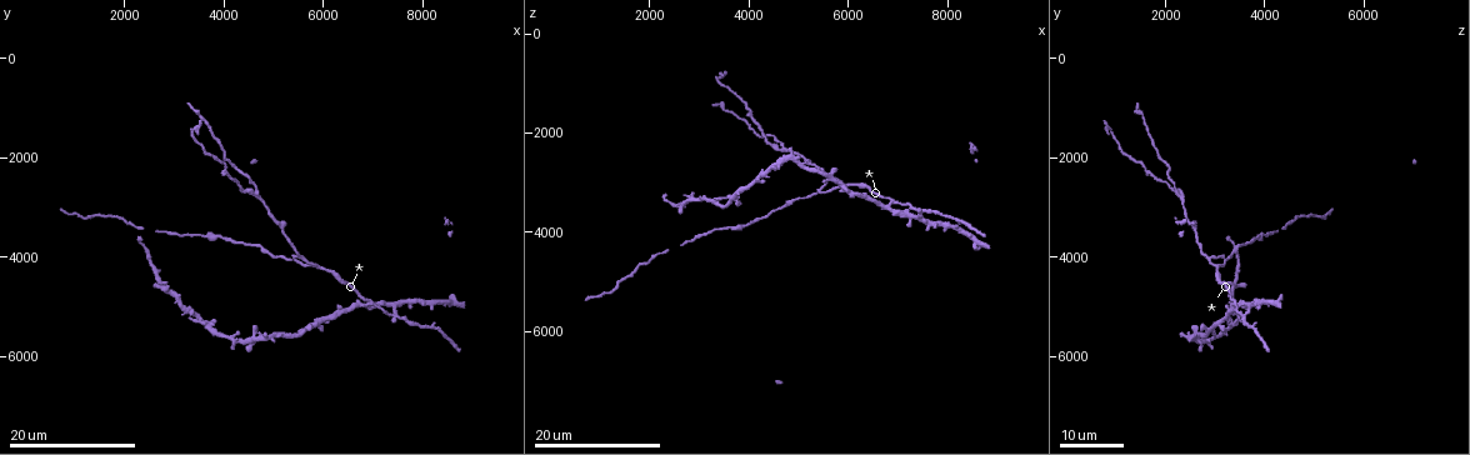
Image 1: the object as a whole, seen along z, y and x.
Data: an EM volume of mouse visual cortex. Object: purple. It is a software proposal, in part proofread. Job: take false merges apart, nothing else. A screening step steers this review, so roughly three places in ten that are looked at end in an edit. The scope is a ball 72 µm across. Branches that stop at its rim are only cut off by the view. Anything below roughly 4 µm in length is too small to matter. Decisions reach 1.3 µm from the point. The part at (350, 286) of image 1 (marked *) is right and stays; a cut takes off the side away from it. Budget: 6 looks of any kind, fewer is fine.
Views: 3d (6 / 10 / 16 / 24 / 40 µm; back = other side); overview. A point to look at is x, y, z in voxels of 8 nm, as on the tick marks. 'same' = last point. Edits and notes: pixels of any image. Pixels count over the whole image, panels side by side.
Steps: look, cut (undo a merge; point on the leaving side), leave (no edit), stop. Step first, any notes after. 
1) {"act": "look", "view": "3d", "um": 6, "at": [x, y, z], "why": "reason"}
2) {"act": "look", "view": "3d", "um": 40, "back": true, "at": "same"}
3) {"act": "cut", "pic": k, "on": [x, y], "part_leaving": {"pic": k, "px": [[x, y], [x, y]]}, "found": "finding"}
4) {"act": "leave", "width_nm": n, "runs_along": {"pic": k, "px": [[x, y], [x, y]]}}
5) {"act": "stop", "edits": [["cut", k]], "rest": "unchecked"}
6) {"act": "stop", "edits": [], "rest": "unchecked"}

{"act": "look", "view": "3d", "um": 24, "at": [3650, 5400, 3400], "why": "three-way junction"}

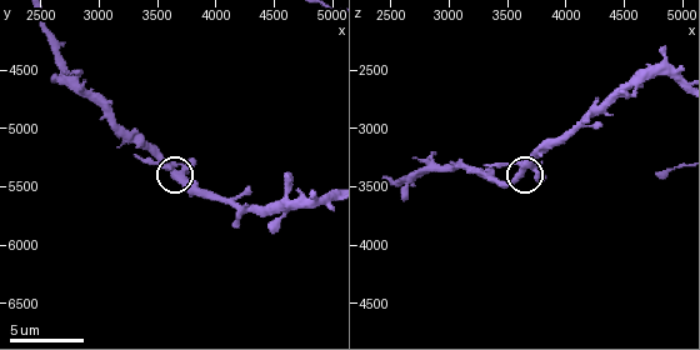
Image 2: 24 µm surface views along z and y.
{"act": "look", "view": "3d", "um": 6, "at": "same", "why": "closer look"}

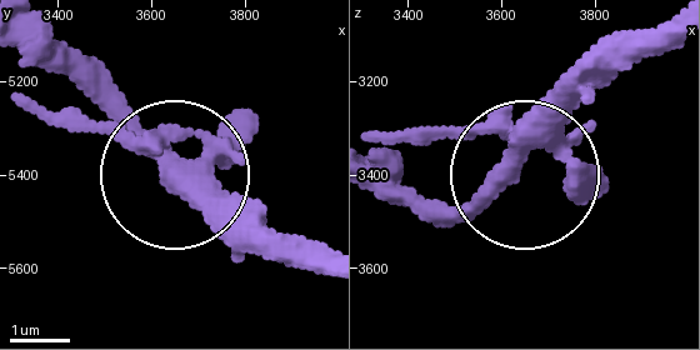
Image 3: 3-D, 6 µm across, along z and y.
{"act": "cut", "pic": 3, "on": [138, 139], "part_leaving": {"pic": 3, "px": [[211, 158], [23, 108]]}, "found": "a second cell is stuck on"}

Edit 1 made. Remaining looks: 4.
{"act": "look", "view": "3d", "um": 16, "at": [4600, 2800, 2300], "why": "side arm on a straight run"}

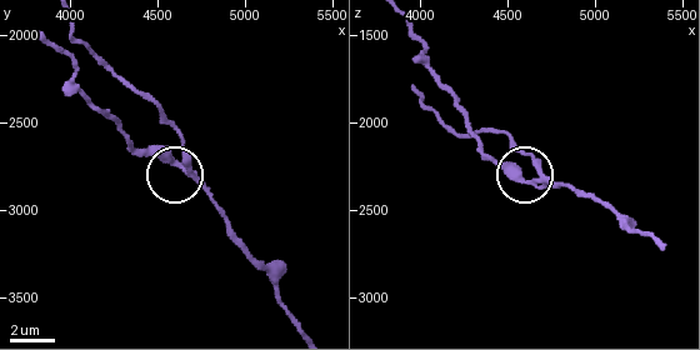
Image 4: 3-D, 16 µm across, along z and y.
{"act": "look", "view": "3d", "um": 6, "at": [4640, 2780, 2340]}

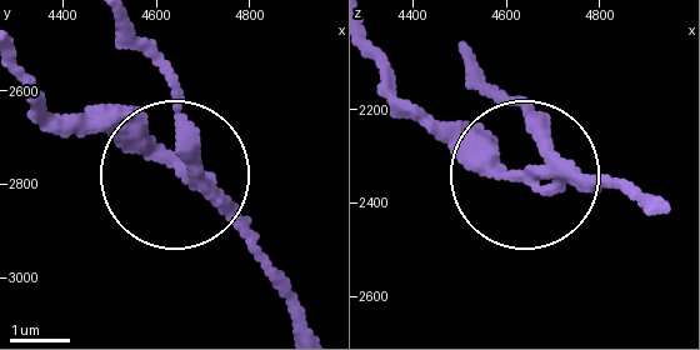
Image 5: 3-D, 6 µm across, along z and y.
{"act": "look", "view": "3d", "um": 6, "back": true, "at": "same"}

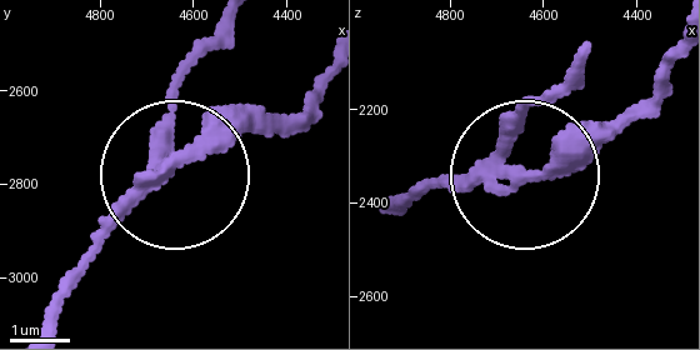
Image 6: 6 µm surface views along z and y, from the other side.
{"act": "cut", "pic": 6, "on": [203, 138], "width_nm": 230, "part_leaving": {"pic": 6, "px": [[136, 200], [296, 111], [325, 66]]}, "found": "a second cell is stuck on"}

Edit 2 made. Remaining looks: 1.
{"act": "look", "view": "3d", "um": 6, "at": [2840, 4640, 3340], "why": "thick turns thin"}

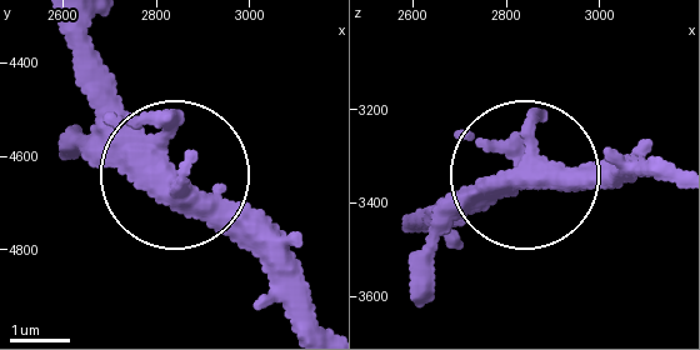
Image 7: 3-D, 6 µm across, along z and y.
{"act": "leave", "arms": 4, "runs_along": {"pic": 7, "px": [[316, 319], [76, 69]]}, "found": "all the same cell"}

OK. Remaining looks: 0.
{"act": "stop", "edits": [["cut", 3], ["cut", 6]], "rest": "unchecked"}

